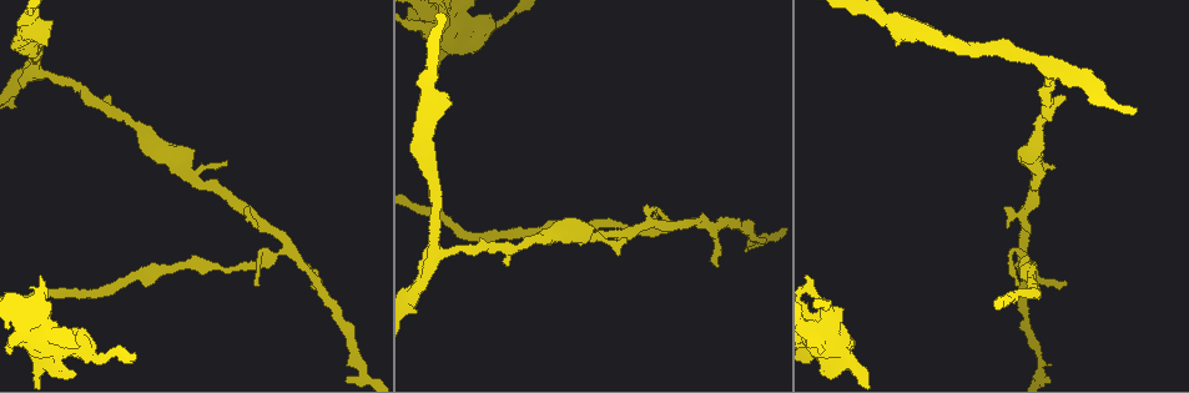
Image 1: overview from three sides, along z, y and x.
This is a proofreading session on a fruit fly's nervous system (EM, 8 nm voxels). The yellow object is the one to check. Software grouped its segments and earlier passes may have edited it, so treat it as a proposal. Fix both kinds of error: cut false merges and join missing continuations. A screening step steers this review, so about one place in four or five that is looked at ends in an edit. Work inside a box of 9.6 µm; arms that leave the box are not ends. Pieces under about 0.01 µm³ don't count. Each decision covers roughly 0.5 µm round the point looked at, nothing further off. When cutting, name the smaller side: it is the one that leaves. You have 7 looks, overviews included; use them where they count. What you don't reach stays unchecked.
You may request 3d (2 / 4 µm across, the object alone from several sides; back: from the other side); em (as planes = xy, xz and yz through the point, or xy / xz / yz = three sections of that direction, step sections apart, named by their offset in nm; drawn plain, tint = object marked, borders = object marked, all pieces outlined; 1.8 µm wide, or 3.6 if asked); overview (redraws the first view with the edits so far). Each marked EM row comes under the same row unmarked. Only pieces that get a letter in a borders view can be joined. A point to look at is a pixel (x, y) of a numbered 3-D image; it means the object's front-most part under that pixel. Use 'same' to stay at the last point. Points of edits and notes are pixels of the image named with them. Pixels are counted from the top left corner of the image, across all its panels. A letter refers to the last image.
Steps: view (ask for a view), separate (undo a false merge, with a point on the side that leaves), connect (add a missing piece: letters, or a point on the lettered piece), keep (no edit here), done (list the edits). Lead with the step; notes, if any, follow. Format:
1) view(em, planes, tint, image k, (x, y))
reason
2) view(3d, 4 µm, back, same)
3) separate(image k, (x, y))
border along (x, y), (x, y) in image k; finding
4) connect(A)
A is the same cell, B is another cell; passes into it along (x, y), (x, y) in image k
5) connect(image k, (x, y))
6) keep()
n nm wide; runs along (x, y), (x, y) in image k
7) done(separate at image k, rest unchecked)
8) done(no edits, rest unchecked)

view(em, planes, borders, image 1, (1043, 164))
an open end

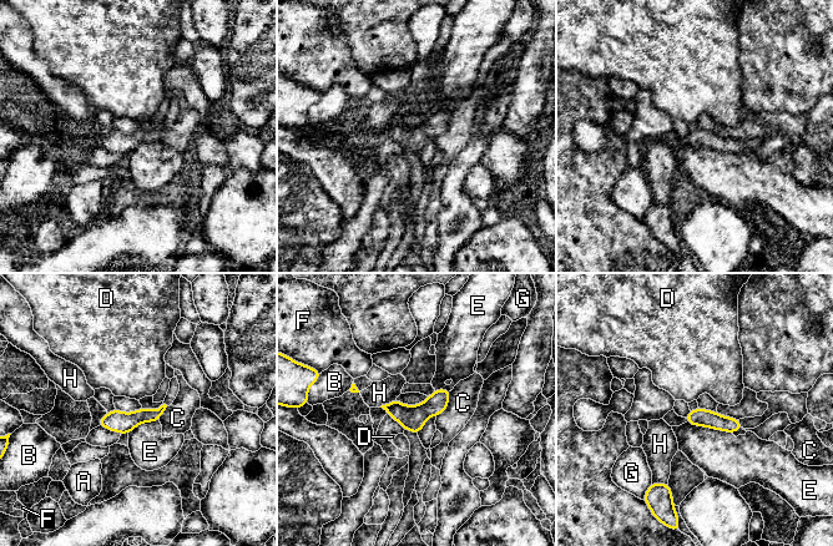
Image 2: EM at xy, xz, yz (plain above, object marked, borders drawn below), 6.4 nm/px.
keep()
110 nm wide; E touches over 300 nm; A, B, C, D, E, F, G and H are other cells; no lettered piece goes on from it

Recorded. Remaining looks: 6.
view(em, xz, step 16, borders, image 1, (1065, 284))
an open end

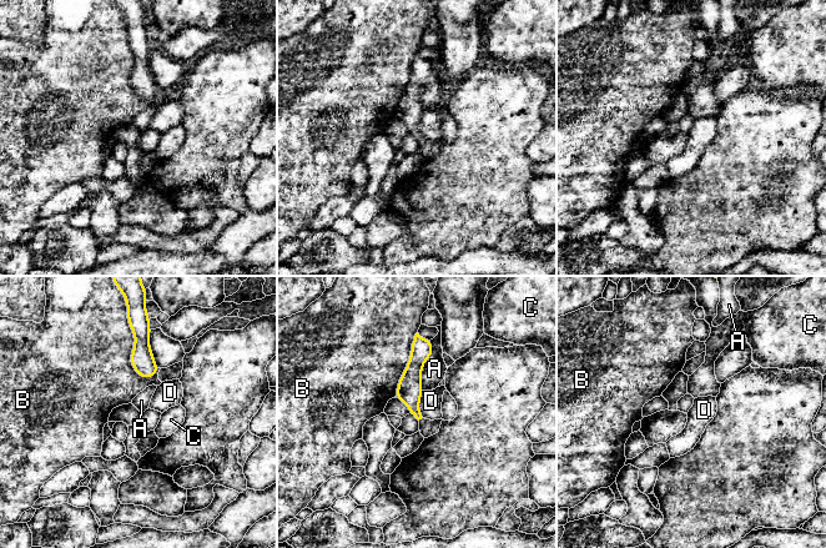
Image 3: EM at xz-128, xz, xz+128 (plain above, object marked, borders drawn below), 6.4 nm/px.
view(em, xy, step 8, borders, same)
another direction

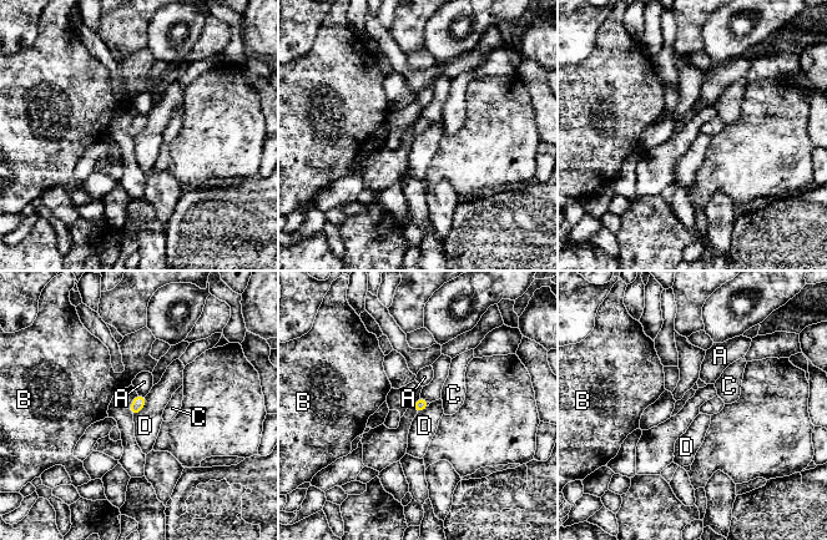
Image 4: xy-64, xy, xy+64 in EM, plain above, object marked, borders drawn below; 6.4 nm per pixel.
keep()
90 nm wide; A, B, C and D are other cells; border along (146, 395), (146, 403), (134, 417) in image 4; no lettered piece goes on from it

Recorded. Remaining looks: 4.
view(3d, 2 µm, back, image 1, (1050, 70))
three arms meet

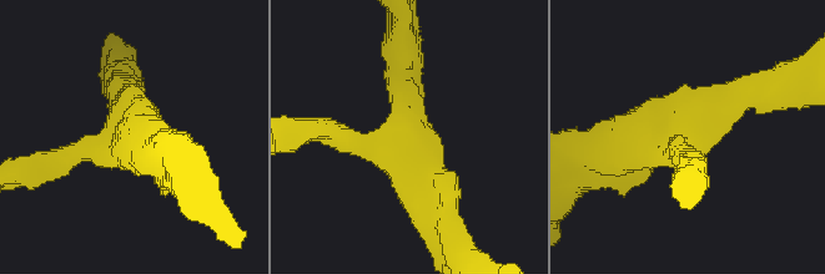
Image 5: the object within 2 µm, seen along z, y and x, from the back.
view(em, planes, borders, image 5, (689, 134))
3 arms; arms of 200, 260, 260 nm; shape alone is not enough

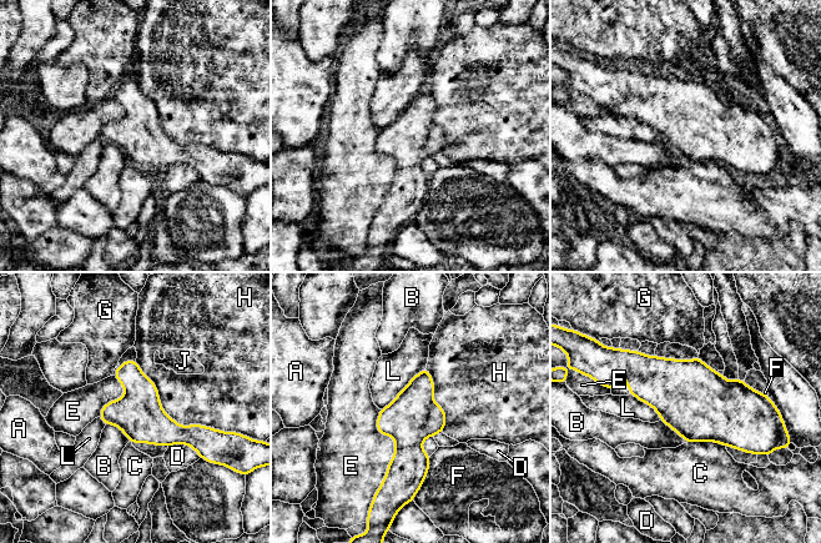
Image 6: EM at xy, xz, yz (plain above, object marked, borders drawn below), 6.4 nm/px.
keep()
300 nm wide; A, B, C, D, E, F, G, H, J and L are other cells; one neuron here

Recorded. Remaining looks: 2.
done(no edits, rest unchecked)

